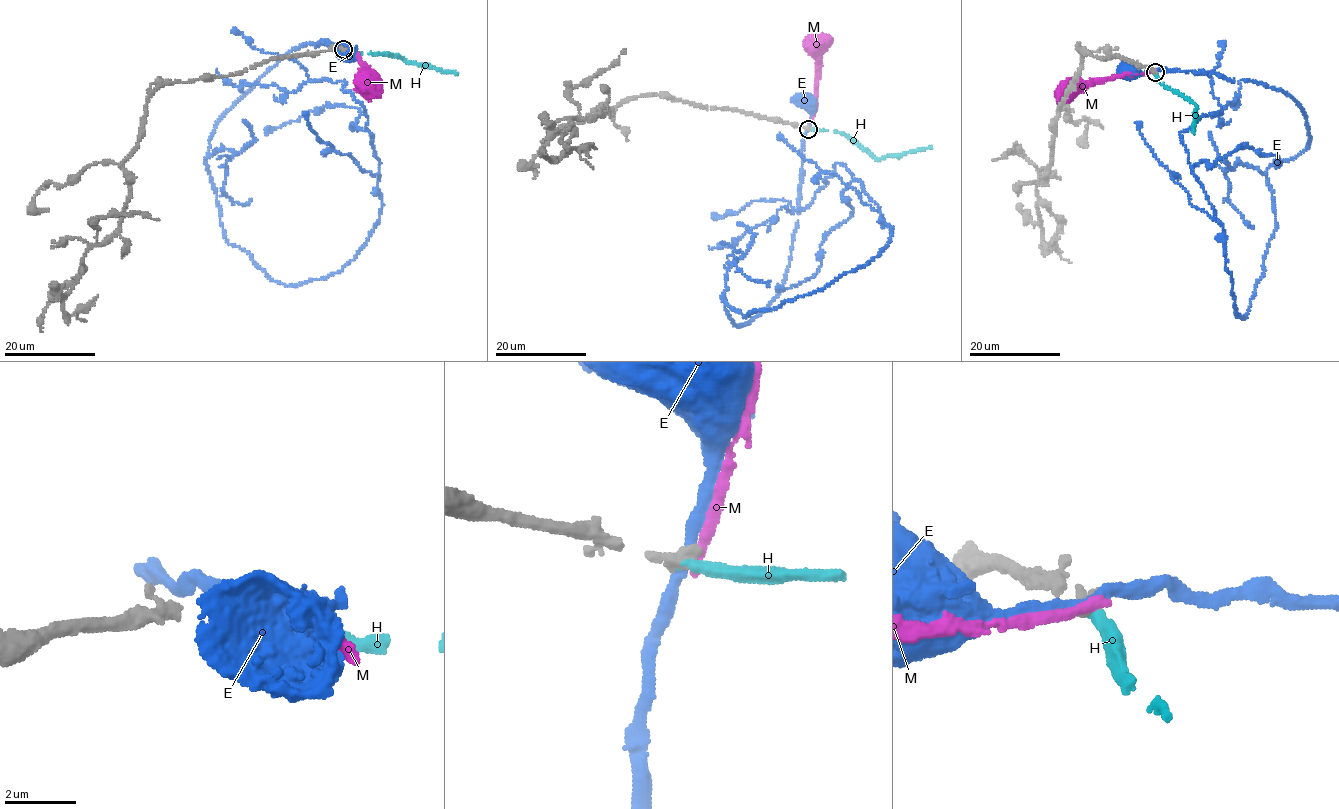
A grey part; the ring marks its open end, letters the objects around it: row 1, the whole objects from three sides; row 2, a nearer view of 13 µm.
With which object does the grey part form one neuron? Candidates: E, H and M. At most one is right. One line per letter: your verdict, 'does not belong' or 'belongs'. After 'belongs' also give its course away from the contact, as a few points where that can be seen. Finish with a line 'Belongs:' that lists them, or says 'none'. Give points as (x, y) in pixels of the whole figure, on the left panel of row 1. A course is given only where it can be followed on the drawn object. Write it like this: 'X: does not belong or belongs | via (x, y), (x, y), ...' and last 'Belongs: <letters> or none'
E: does not belong
H: belongs | via (343, 49), (362, 55), (397, 54), (414, 64), (458, 74)
M: does not belong
Belongs: H

